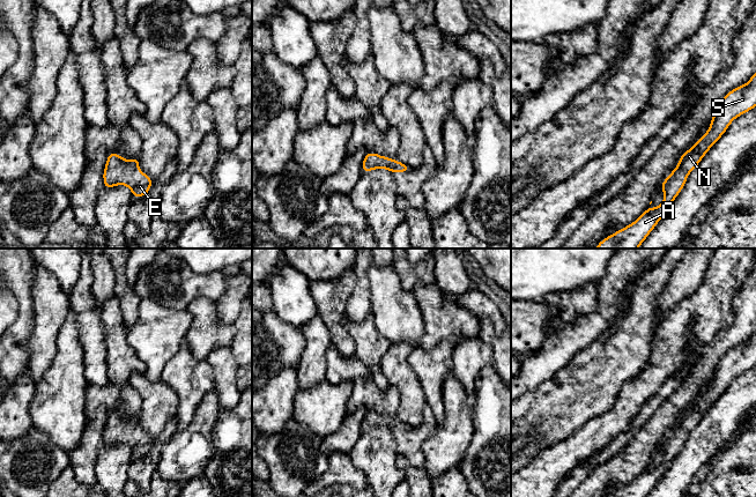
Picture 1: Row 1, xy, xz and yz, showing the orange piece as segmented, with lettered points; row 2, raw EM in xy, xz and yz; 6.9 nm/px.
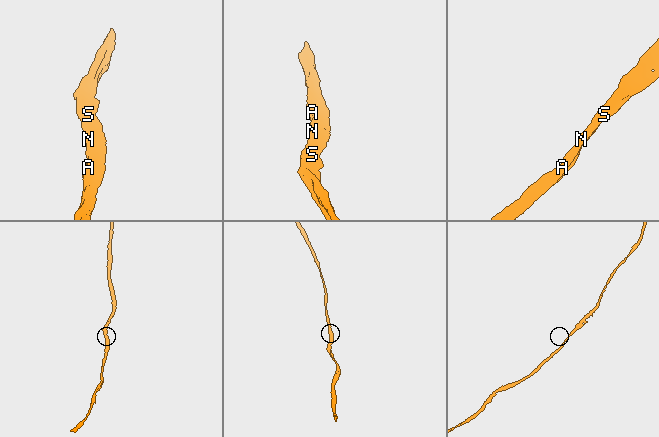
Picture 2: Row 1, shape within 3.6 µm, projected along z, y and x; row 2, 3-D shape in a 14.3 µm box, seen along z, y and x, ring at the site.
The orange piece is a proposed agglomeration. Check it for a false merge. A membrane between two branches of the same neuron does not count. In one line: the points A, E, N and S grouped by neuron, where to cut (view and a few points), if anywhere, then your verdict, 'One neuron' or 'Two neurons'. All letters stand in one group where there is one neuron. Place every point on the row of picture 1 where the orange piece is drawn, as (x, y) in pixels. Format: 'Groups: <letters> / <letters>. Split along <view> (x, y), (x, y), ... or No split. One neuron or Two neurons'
Groups: A E N S. No split. One neuron

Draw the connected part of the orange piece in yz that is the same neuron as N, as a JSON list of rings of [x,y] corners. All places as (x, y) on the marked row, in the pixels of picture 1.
[[[756,73],[744,84],[731,90],[718,104],[711,125],[694,147],[685,150],[677,166],[664,180],[664,202],[653,209],[647,209],[631,224],[601,240],[594,248],[638,248],[657,223],[670,208],[675,198],[682,191],[689,173],[699,164],[710,148],[721,138],[731,123],[756,106]]]

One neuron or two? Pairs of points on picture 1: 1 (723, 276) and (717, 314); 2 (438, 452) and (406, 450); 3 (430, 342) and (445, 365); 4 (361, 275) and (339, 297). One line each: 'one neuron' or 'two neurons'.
1: one neuron
2: two neurons
3: two neurons
4: two neurons

